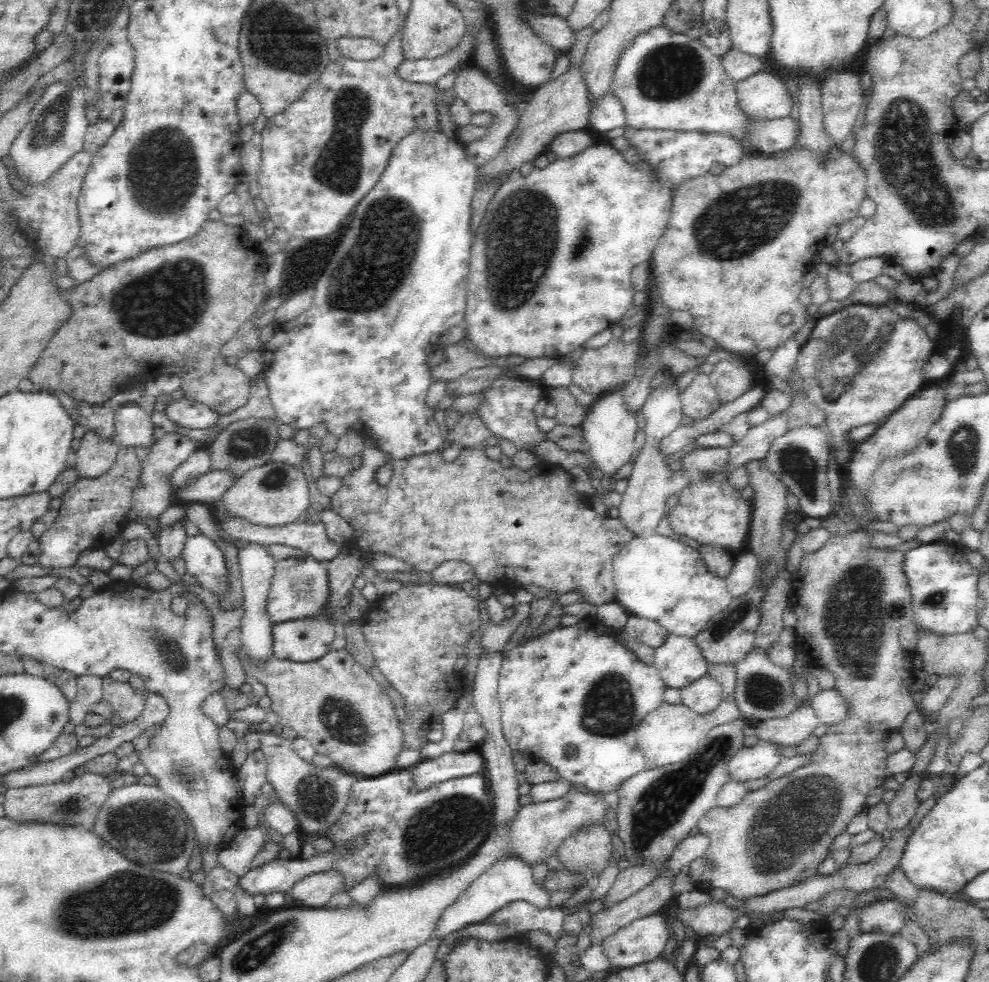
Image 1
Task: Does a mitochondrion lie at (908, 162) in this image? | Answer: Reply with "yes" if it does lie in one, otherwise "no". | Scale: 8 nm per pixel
yes

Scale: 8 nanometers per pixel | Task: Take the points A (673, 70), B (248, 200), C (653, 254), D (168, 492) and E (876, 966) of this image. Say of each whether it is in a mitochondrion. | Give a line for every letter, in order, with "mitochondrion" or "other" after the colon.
A: mitochondrion
B: other
C: other
D: other
E: mitochondrion

